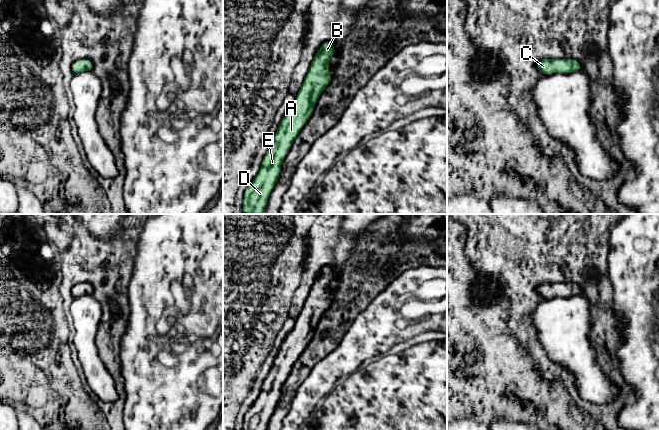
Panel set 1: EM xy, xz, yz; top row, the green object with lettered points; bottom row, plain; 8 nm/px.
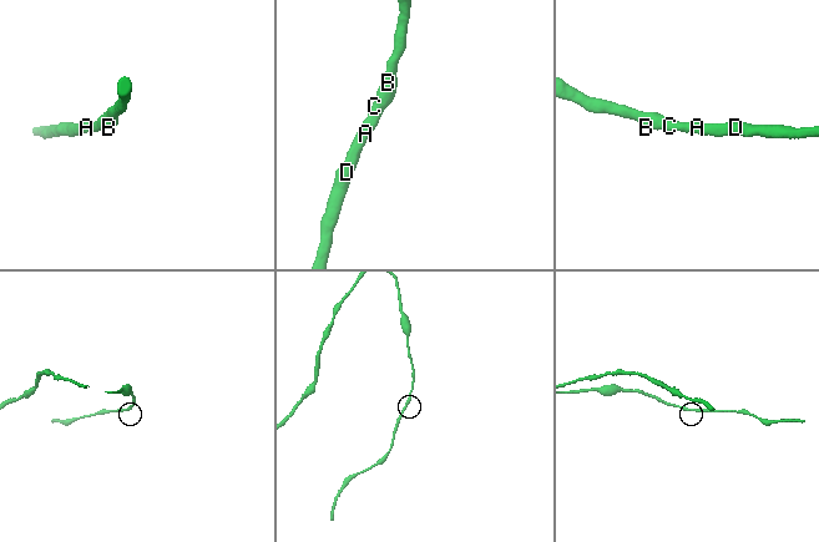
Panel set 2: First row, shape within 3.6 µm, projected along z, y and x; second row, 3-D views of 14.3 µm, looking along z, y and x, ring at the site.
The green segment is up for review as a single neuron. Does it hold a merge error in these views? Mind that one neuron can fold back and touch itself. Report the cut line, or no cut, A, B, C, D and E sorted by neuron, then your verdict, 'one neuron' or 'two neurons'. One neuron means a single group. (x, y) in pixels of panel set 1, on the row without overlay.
no cut | A B C D E | one neuron

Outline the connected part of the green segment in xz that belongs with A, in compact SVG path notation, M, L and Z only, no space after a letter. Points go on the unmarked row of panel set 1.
M330 264L325 265L316 276L296 324L285 338L257 400L245 412L243 430L267 430L292 366L312 339L320 318L332 305L328 294L329 285L334 279L335 271Z

